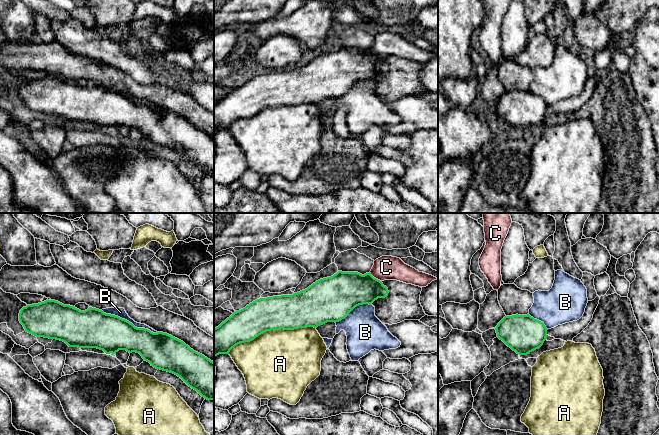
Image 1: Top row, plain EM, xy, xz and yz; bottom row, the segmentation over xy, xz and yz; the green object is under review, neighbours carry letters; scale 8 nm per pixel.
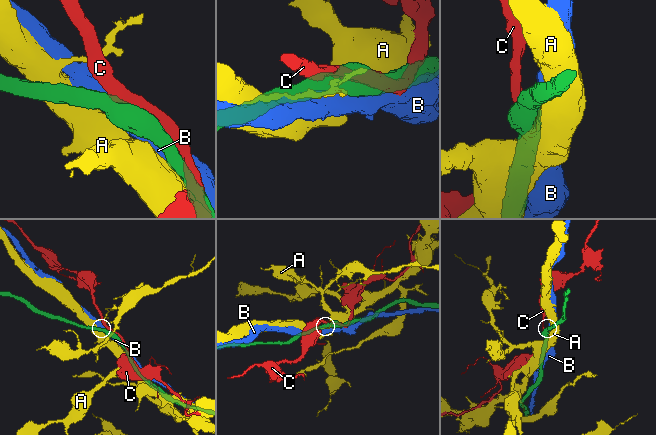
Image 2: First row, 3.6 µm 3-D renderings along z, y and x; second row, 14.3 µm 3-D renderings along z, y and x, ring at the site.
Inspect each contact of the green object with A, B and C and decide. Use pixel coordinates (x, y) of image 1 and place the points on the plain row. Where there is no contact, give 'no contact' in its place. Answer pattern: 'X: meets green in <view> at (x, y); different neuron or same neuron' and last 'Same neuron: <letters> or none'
A: meets green in xz at (271, 105); different neuron
B: meets green in xy at (128, 97); same neuron
C: meets green in xz at (375, 54); different neuron
Same neuron: B

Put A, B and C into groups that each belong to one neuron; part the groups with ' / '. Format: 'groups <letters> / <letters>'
groups A / B / C

